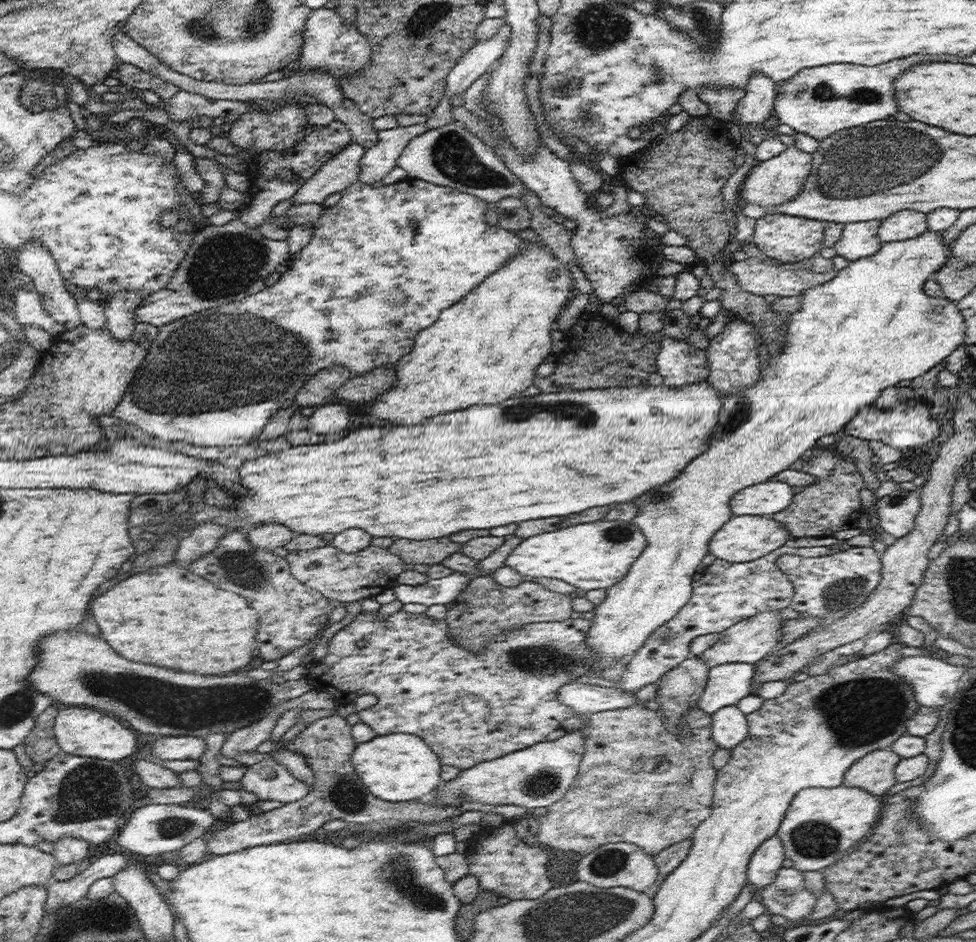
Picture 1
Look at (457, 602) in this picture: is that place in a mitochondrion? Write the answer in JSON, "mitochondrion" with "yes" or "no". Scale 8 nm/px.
{"mitochondrion":"no"}

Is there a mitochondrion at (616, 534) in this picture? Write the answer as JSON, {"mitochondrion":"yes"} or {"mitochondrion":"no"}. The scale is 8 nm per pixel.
{"mitochondrion":"yes"}

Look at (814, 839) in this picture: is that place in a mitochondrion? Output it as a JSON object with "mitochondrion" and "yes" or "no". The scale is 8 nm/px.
{"mitochondrion":"yes"}

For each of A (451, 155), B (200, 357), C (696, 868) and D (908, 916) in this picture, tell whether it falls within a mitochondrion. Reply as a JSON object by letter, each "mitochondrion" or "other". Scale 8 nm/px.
{"A":"mitochondrion","B":"mitochondrion","C":"other","D":"other"}

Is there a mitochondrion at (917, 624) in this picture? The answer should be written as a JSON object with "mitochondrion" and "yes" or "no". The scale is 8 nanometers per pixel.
{"mitochondrion":"no"}

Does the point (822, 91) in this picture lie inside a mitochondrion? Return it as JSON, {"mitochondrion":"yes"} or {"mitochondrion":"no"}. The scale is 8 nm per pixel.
{"mitochondrion":"yes"}

